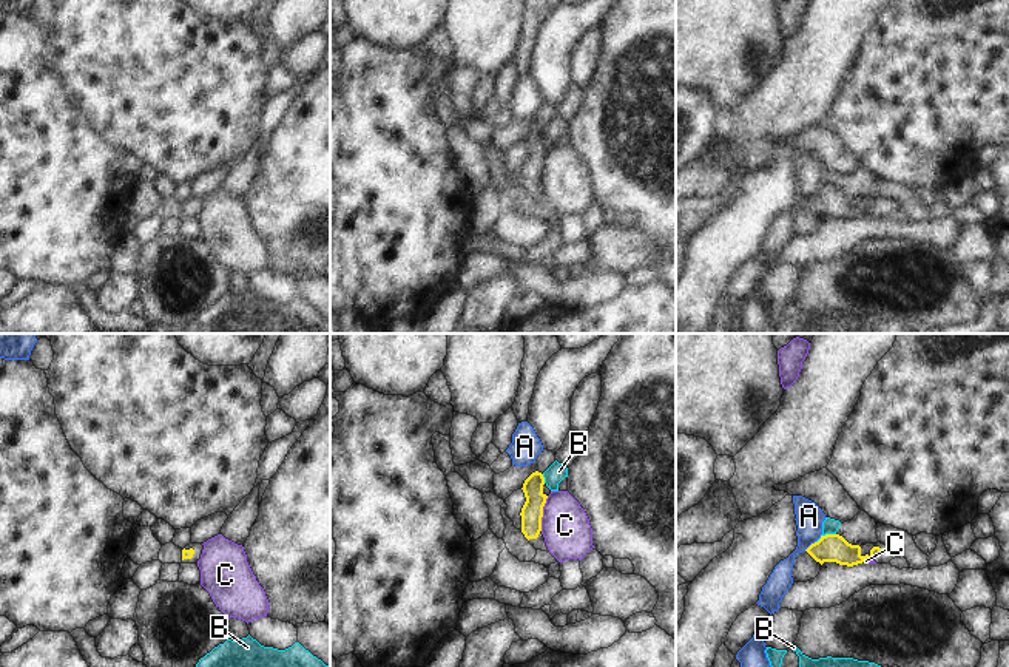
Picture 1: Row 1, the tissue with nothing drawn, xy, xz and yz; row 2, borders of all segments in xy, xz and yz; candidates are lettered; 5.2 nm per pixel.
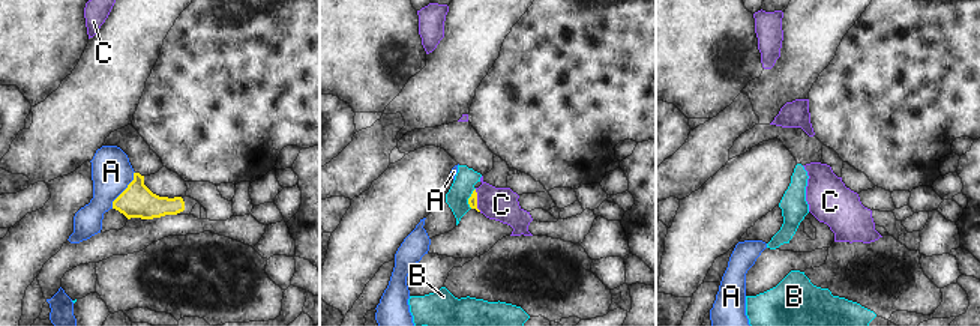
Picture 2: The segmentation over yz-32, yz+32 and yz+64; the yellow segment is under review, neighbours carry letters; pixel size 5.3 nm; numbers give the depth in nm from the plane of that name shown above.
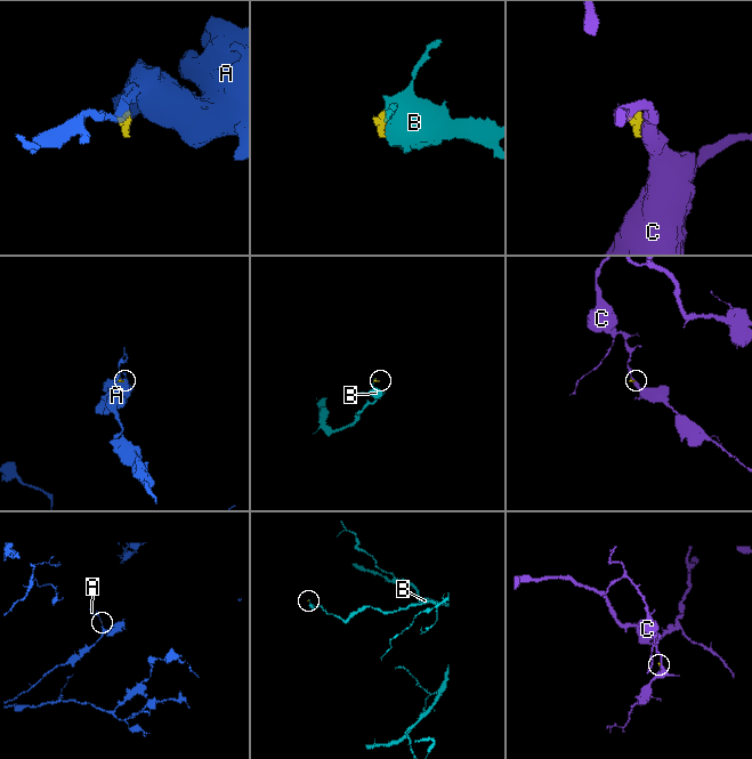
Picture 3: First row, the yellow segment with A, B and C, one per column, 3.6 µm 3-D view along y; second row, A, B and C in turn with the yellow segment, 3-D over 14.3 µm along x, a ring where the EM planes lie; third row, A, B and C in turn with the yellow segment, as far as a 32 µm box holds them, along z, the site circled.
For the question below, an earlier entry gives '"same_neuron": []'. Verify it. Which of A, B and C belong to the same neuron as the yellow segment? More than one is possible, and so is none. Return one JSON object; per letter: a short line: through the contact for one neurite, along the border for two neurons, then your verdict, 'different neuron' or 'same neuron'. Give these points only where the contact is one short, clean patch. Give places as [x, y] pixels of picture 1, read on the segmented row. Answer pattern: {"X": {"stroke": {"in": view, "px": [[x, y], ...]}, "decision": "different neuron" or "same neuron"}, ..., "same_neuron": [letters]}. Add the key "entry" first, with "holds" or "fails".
{"entry": "holds", "A": {"stroke": {"in": "yz", "px": [[815, 541], [804, 550]]}, "decision": "different neuron"}, "B": {"stroke": {"in": "yz", "px": [[835, 533], [826, 533], [816, 542]]}, "decision": "different neuron"}, "C": {"stroke": {"in": "xz", "px": [[548, 496], [543, 505], [540, 530]]}, "decision": "different neuron"}, "same_neuron": []}

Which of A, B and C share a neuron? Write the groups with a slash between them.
A / B / C

